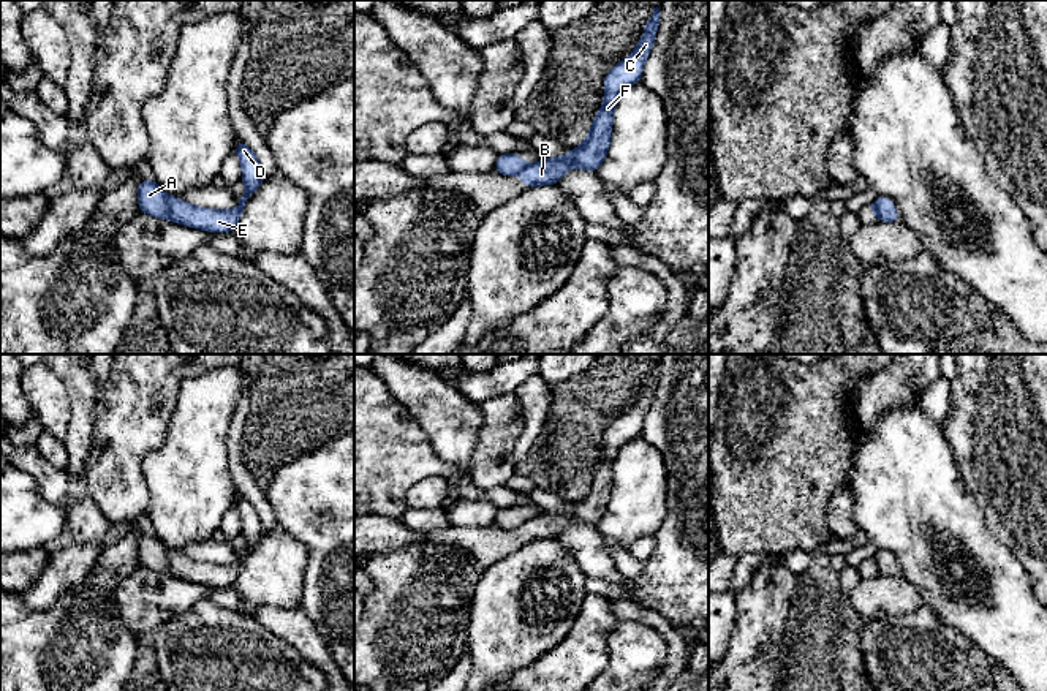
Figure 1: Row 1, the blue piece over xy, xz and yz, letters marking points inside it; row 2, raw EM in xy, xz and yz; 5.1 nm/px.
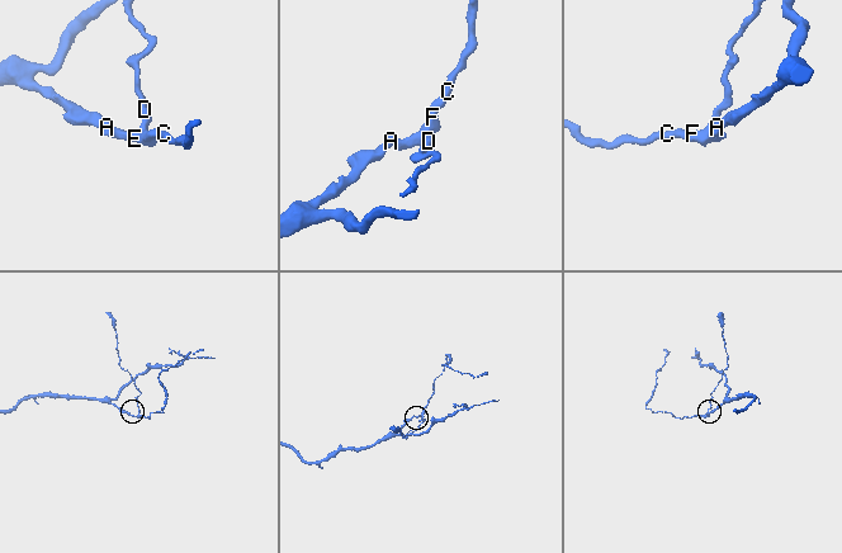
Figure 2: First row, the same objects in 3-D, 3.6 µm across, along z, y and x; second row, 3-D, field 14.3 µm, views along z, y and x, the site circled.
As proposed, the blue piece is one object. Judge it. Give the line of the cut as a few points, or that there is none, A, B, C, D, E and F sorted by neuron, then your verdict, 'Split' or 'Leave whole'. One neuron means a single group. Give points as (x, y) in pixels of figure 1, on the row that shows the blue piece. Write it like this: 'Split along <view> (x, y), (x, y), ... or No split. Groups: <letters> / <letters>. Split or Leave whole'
Split along xy (166, 196), (170, 219). Groups: A / B C D E F. Split

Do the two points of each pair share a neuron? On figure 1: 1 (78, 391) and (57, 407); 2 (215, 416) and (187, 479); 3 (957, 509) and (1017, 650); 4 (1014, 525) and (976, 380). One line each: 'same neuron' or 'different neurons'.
1: different neurons
2: same neuron
3: same neuron
4: same neuron

